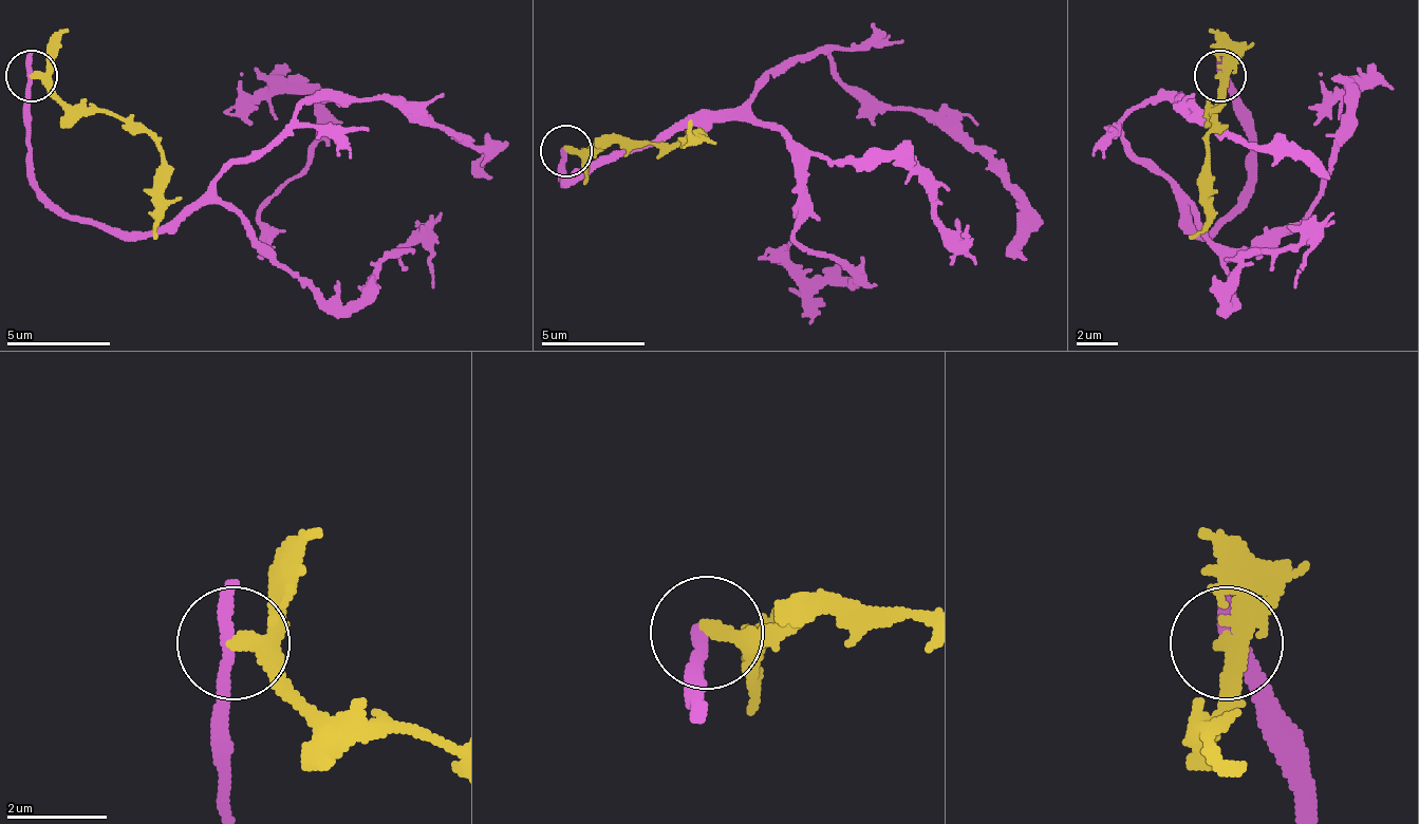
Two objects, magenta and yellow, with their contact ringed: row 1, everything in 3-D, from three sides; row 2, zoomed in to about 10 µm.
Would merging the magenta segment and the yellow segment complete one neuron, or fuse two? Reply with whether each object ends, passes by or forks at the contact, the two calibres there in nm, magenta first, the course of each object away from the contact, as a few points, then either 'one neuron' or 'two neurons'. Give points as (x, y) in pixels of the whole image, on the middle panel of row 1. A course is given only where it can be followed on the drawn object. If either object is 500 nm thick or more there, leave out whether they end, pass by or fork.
magenta ends there; yellow passes by; 400 nm thick on the magenta side, 240 nm on the other; magenta runs (565, 152), (580, 178), (725, 120), (819, 49), (989, 162), (1021, 204), (1015, 261); yellow runs (565, 152), (601, 142), (664, 142), (694, 136), (689, 120); two neurons

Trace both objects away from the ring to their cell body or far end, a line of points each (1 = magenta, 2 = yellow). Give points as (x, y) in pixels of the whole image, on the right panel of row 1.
1: (1221, 74), (1247, 193), (1195, 229), (1118, 126), (1154, 100), (1190, 100), (1330, 178)
2: (1221, 74), (1211, 106), (1206, 142), (1206, 224), (1190, 240)

